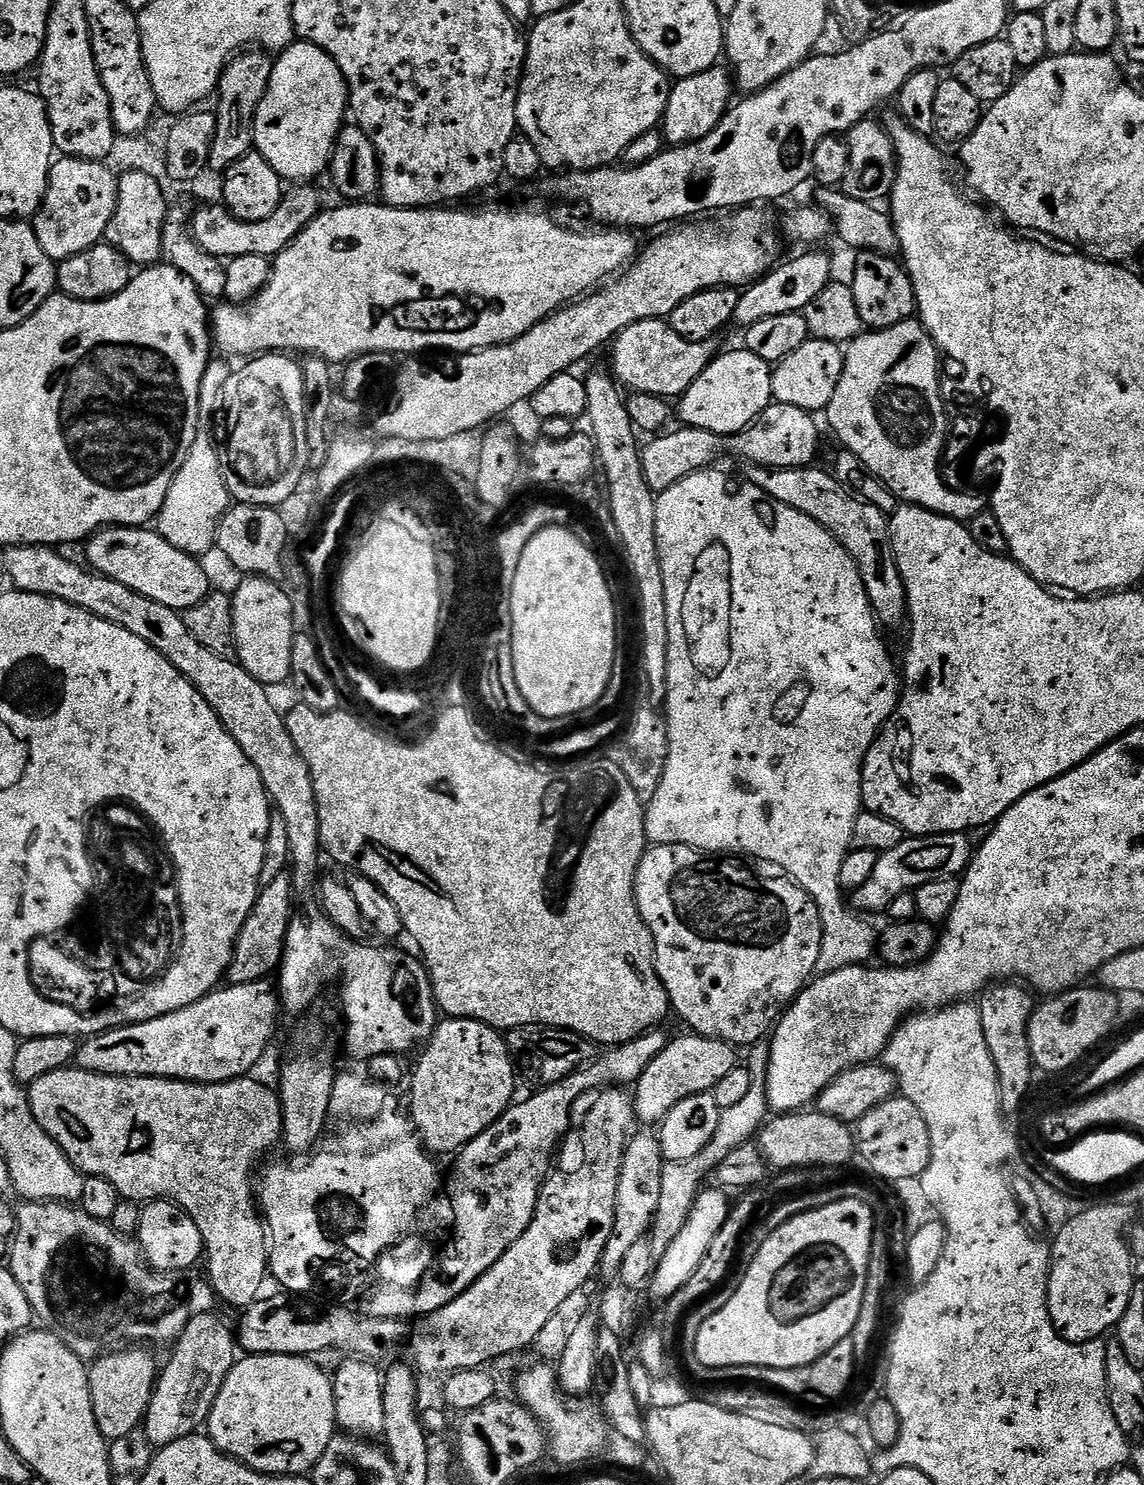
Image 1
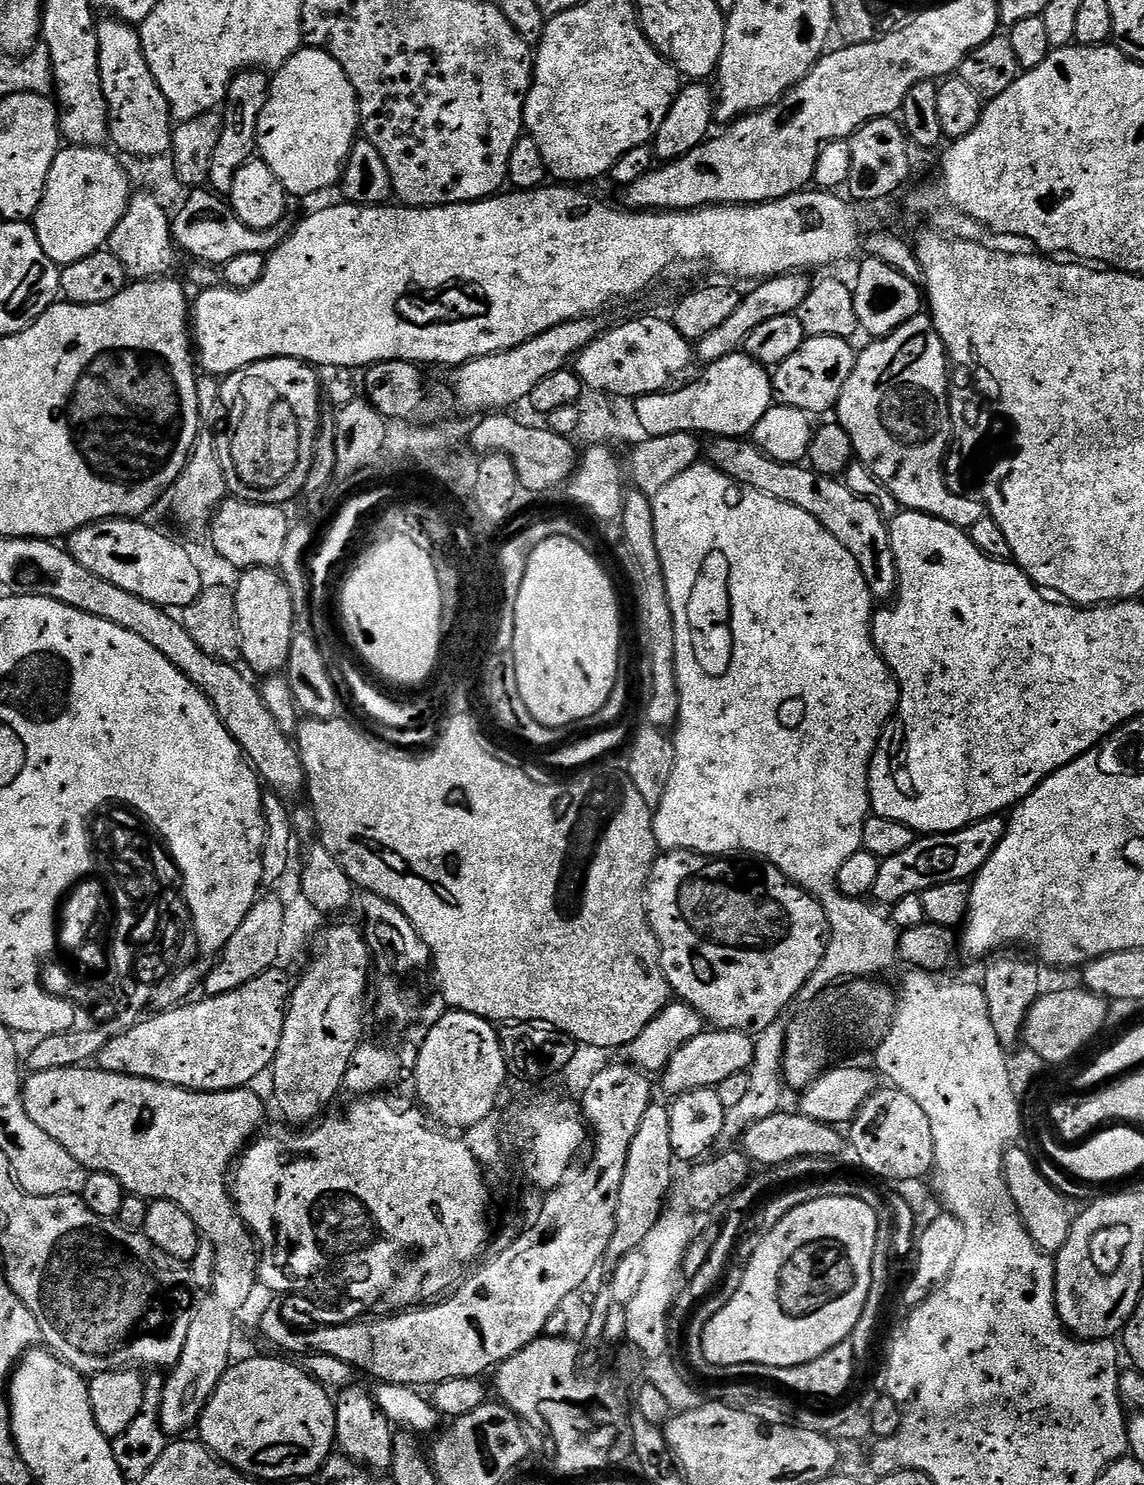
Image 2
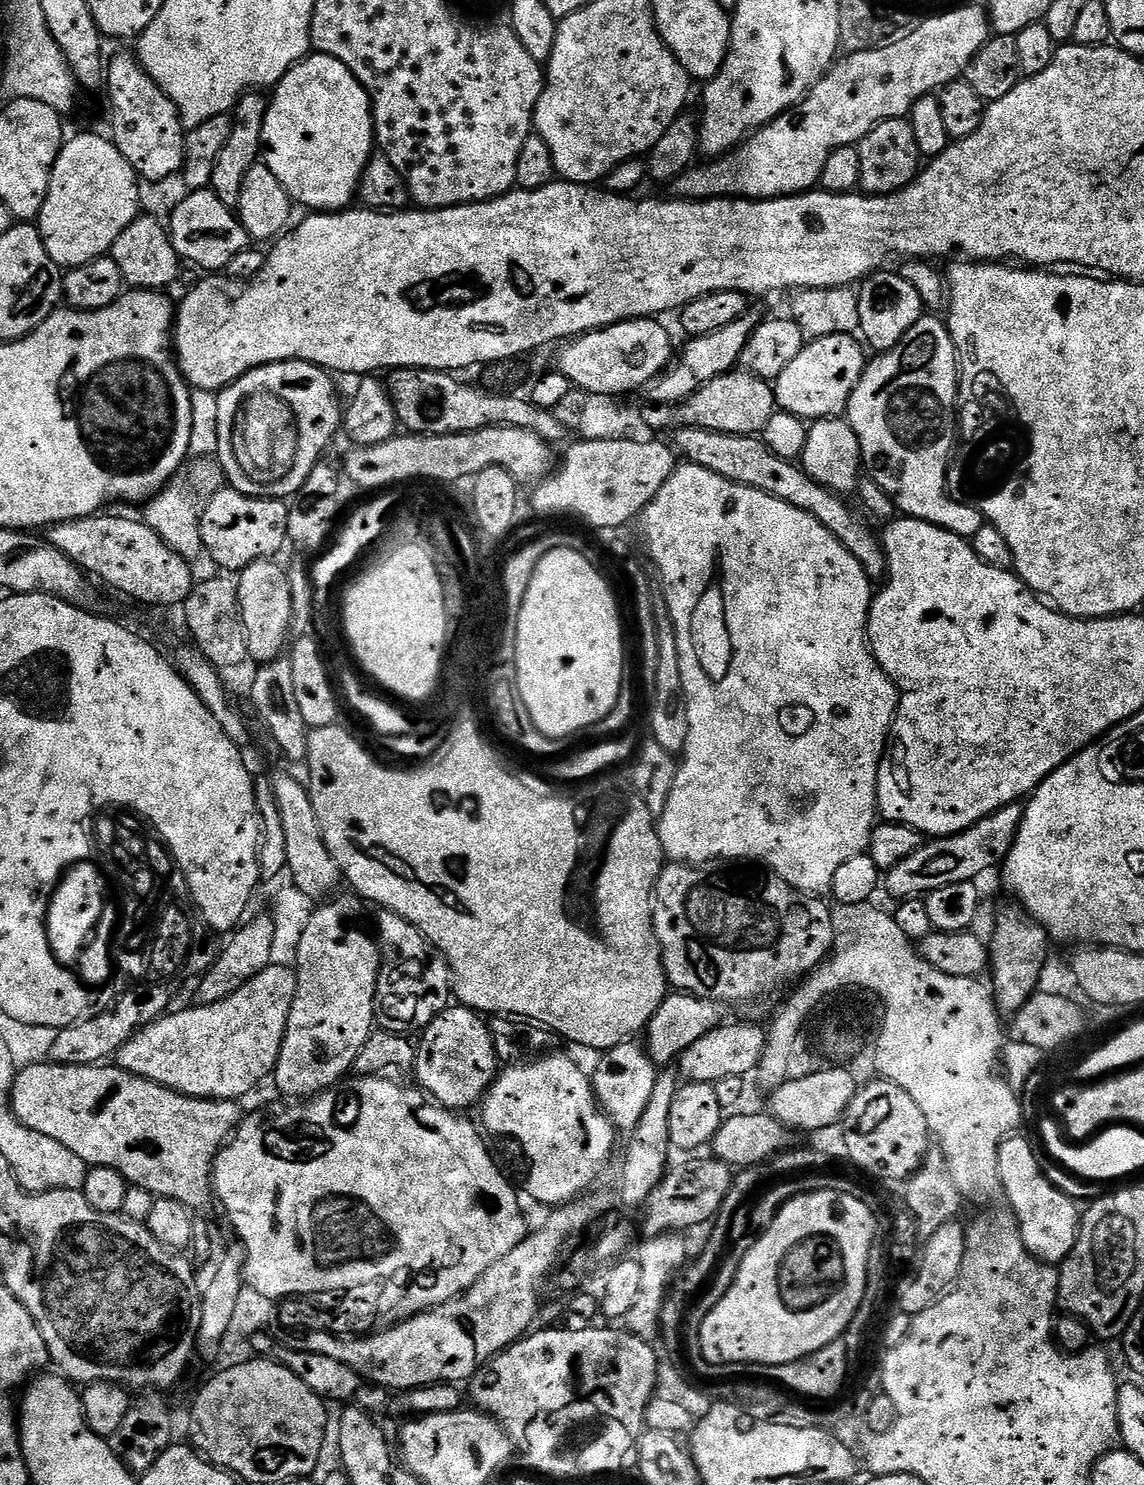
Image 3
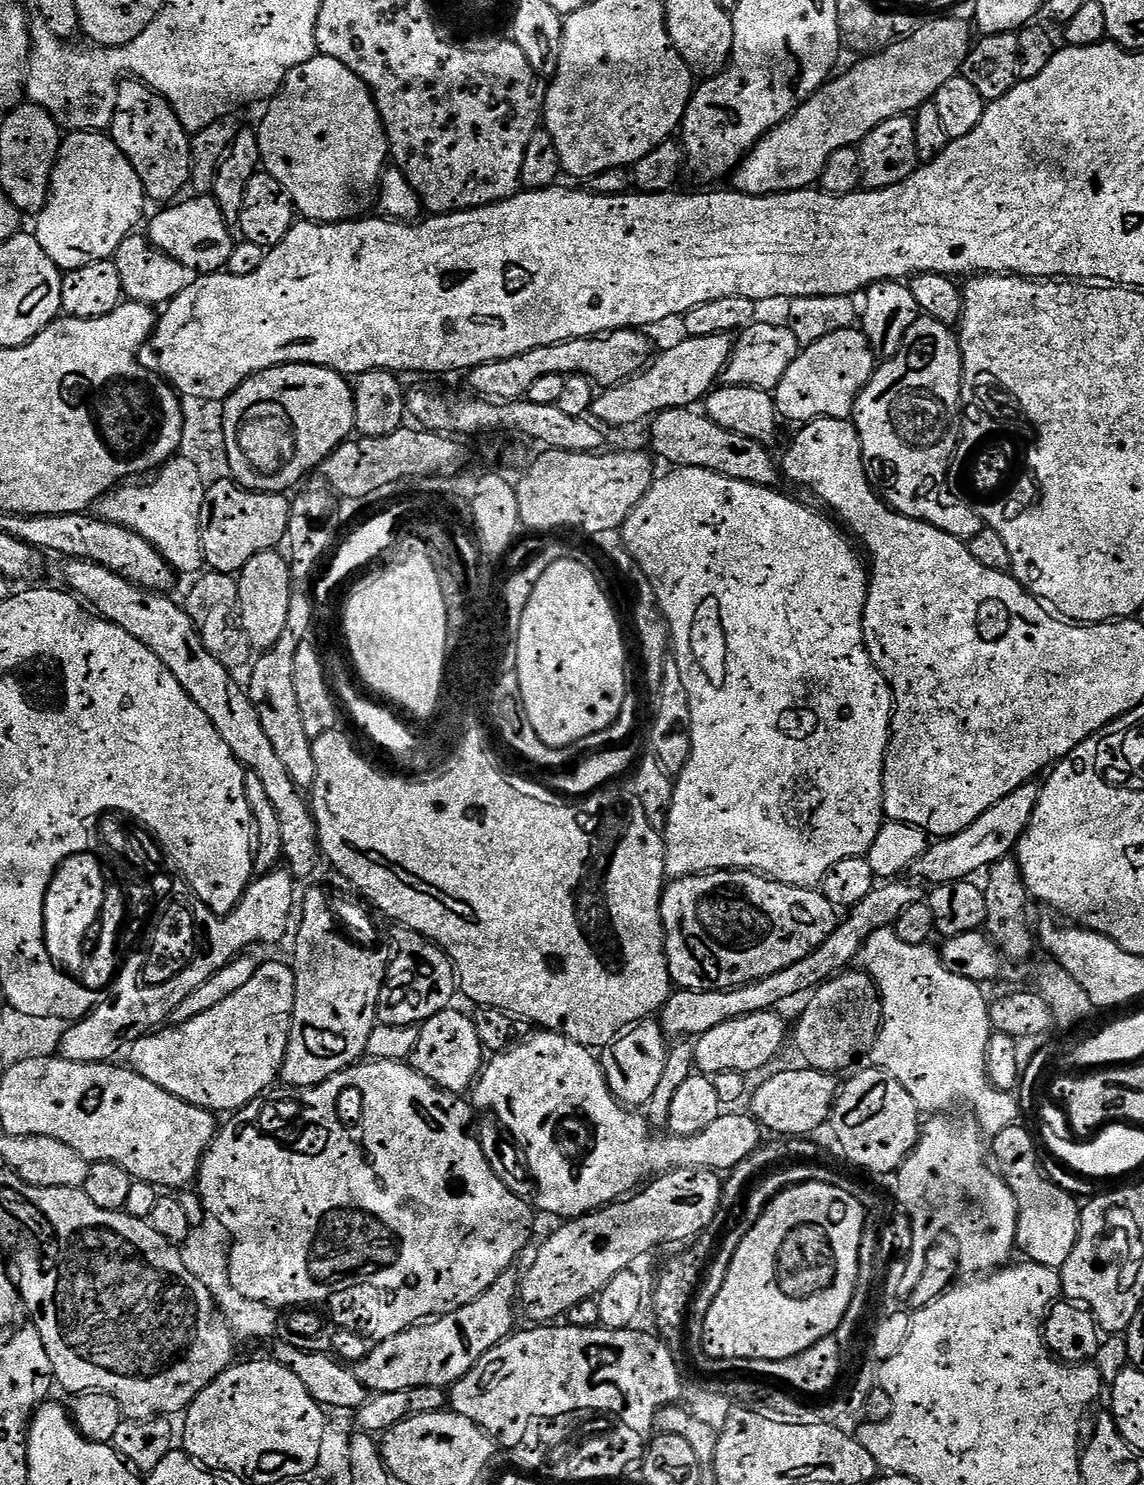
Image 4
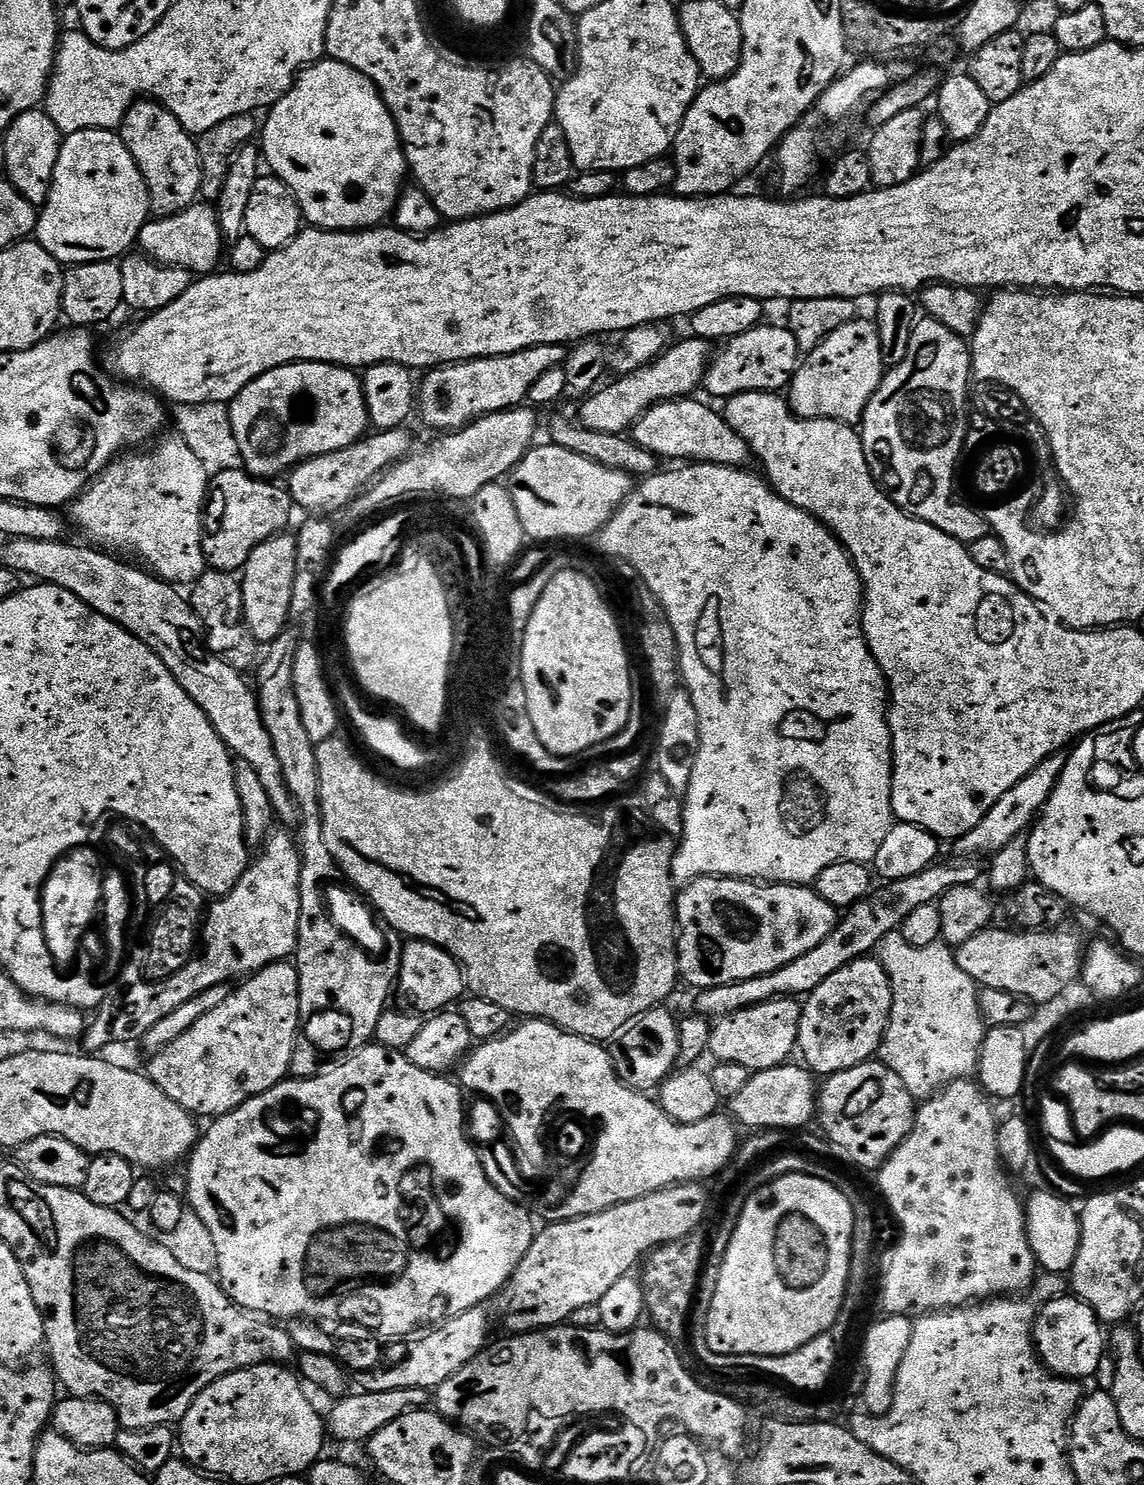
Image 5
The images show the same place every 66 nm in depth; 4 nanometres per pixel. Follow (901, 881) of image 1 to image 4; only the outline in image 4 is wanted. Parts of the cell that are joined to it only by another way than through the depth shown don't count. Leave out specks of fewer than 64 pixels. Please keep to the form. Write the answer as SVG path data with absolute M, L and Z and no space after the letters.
M1036 782L1018 786L1014 794L990 806L990 810L986 810L986 814L982 814L982 818L978 818L966 830L929 843L926 854L922 854L922 858L918 858L918 862L914 862L910 869L911 875L916 875L917 881L925 880L928 886L966 880L975 877L975 872L983 873L1002 858L1013 855L1030 826L1034 806L1038 806L1040 789L1041 785Z

